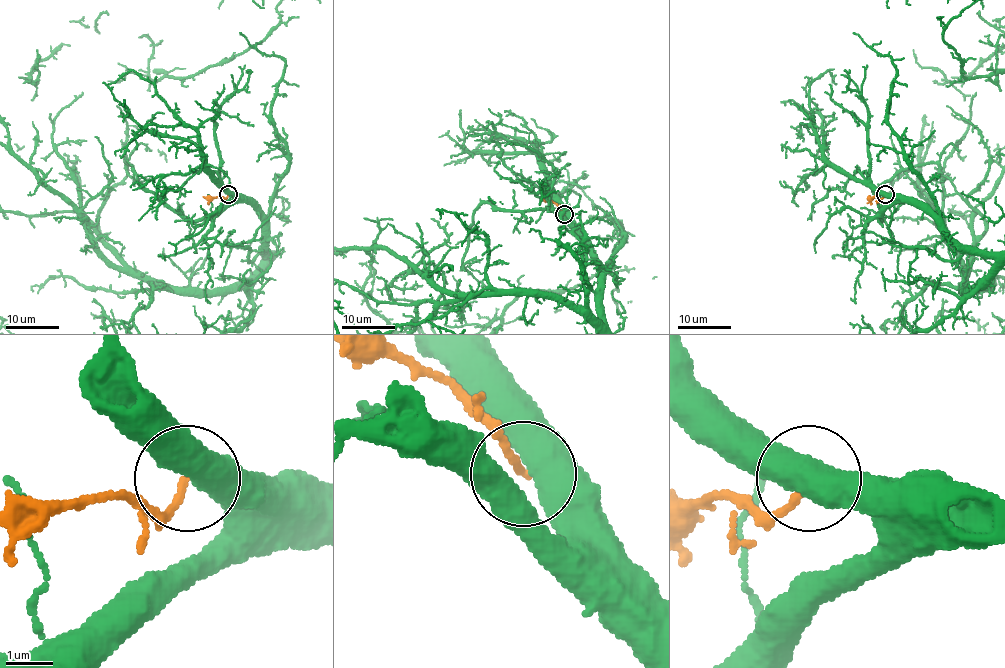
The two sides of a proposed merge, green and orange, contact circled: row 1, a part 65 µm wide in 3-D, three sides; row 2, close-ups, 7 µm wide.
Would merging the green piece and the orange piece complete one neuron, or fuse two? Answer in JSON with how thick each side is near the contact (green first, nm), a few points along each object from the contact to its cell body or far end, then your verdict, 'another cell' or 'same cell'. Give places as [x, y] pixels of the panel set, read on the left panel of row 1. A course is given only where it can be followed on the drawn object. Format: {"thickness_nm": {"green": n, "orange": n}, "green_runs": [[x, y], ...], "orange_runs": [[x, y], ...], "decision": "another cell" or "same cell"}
{"thickness_nm": {"green": 550, "orange": 160}, "orange_runs": [[228, 194], [225, 198], [202, 197]], "decision": "another cell"}

